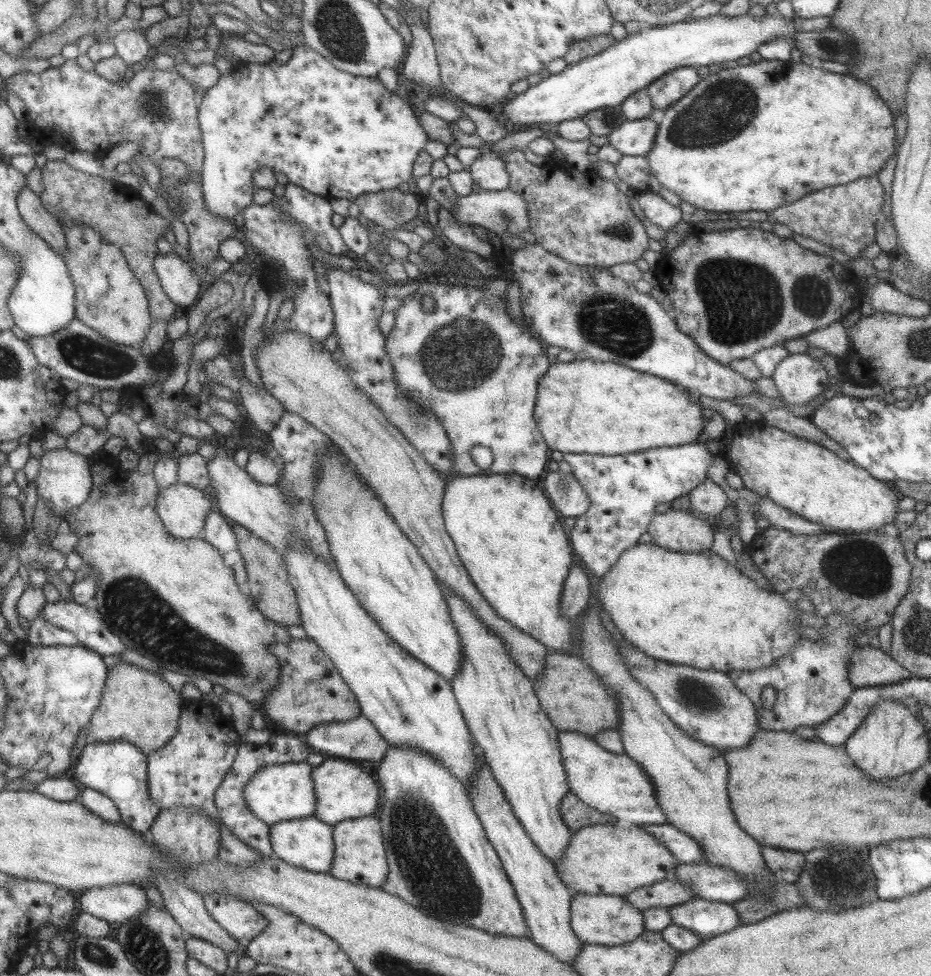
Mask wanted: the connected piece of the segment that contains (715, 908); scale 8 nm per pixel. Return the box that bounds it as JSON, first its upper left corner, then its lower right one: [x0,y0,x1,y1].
[668,899,740,939]

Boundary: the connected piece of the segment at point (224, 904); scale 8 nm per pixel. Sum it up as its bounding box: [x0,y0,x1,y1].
[202,894,266,947]

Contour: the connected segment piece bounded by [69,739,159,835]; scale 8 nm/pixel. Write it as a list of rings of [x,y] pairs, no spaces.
[[[89,739],[80,752],[69,772],[72,778],[80,787],[88,787],[109,798],[117,807],[122,823],[129,829],[148,835],[159,808],[147,793],[147,756],[125,741],[99,742]]]

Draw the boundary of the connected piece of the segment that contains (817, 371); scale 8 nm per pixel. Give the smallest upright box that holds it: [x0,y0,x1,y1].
[771,353,830,406]

